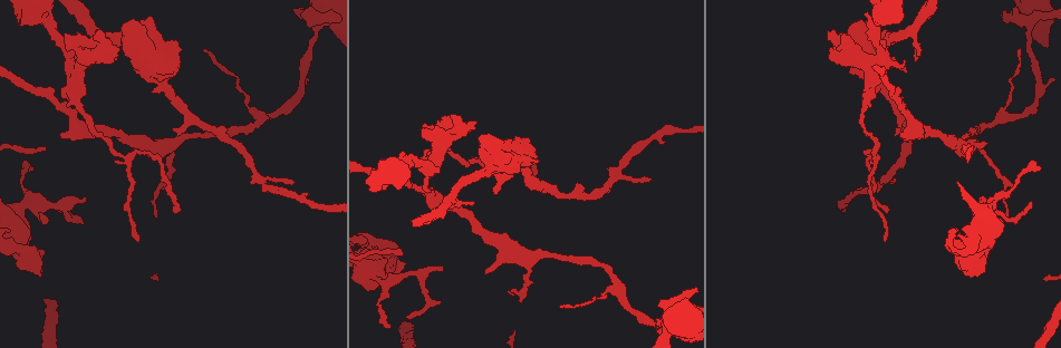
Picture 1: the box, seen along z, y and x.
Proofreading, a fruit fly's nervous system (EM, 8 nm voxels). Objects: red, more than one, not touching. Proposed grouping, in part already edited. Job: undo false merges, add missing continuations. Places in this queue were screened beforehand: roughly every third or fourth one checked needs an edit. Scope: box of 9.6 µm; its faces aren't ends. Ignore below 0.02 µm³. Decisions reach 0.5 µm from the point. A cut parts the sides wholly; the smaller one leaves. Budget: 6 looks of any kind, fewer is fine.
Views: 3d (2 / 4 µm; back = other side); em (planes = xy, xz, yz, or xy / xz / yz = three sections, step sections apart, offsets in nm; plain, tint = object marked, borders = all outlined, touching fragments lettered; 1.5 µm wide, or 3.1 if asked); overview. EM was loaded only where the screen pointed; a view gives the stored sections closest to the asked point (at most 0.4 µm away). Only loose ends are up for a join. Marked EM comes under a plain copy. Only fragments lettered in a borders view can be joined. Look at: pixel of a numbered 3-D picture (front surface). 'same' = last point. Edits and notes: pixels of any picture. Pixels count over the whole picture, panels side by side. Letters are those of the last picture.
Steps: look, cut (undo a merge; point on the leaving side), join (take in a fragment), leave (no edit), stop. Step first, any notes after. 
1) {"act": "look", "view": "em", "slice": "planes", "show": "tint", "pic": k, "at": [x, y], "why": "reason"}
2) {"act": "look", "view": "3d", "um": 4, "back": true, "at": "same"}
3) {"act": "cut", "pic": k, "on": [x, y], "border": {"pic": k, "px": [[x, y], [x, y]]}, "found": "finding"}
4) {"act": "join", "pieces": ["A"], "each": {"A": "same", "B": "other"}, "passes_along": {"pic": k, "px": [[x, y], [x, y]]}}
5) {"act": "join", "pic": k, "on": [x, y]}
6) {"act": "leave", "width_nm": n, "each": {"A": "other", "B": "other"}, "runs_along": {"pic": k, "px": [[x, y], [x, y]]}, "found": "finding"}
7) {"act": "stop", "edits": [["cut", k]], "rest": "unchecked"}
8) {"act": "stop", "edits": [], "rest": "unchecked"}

{"act": "look", "view": "em", "slice": "xz", "step": 8, "show": "tint", "pic": 1, "at": [441, 267], "why": "free end"}

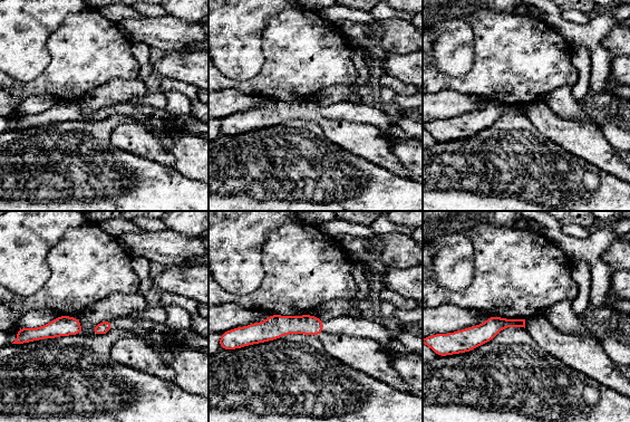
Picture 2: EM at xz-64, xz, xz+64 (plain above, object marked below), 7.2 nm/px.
{"act": "look", "view": "em", "slice": "planes", "show": "borders", "at": "same", "why": "another direction"}

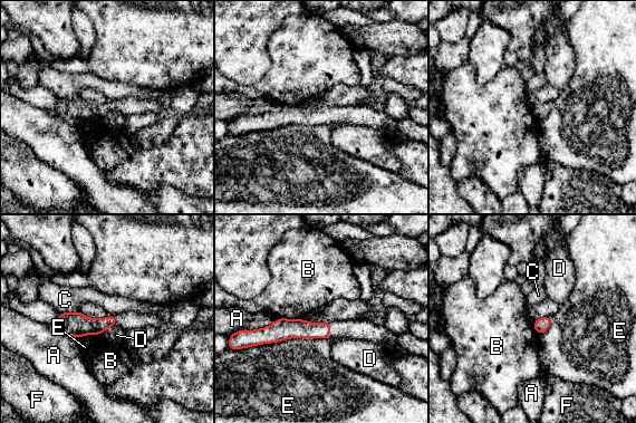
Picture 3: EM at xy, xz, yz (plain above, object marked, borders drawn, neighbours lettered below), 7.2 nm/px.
{"act": "leave", "each": {"A": "other", "B": "other", "C": "other", "D": "other", "E": "other", "F": "other"}, "border": {"pic": 3, "px": [[114, 326], [109, 326], [100, 335]]}, "found": "none of them fits"}

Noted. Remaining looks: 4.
{"act": "look", "view": "em", "slice": "planes", "show": "borders", "pic": 1, "at": [30, 168], "why": "thin end"}

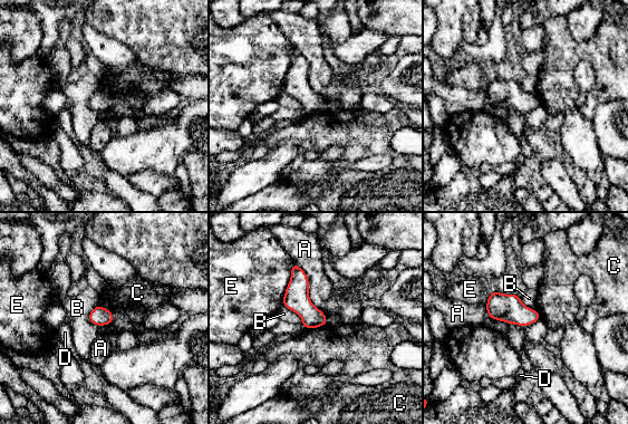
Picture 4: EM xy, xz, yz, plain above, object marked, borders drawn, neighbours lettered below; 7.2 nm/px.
{"act": "leave", "longest_contact_nm": ["A", 400], "each": {"A": "other", "B": "other", "C": "other", "D": "other", "E": "other"}, "border": {"pic": 4, "px": [[295, 261], [319, 309]]}, "found": "no lettered fragment goes on from it"}

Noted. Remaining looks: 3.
{"act": "look", "view": "em", "slice": "planes", "show": "borders", "pic": 1, "at": [1028, 16], "why": "sudden change in width"}

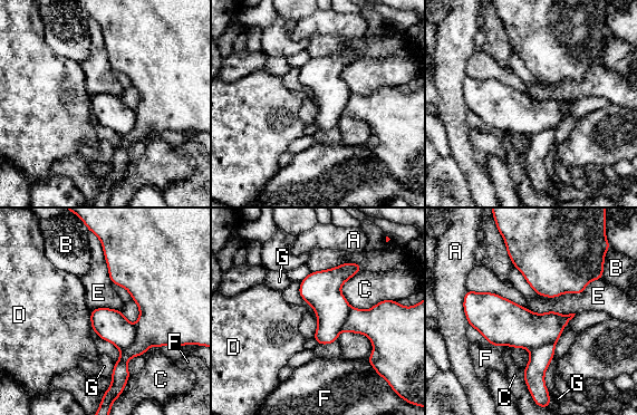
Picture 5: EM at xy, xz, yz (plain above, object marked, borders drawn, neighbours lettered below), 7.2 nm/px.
{"act": "cut", "pic": 5, "on": [111, 325], "longest_contact_nm": ["E", 480], "each": {"A": "other", "B": "other", "C": "other", "D": "other", "E": "other", "F": "other", "G": "other"}, "border": {"pic": 5, "px": [[135, 325], [135, 339], [121, 349]]}, "found": "two cells meet here"}

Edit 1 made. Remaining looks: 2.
{"act": "stop", "edits": [["cut", 5]], "rest": "unchecked"}

